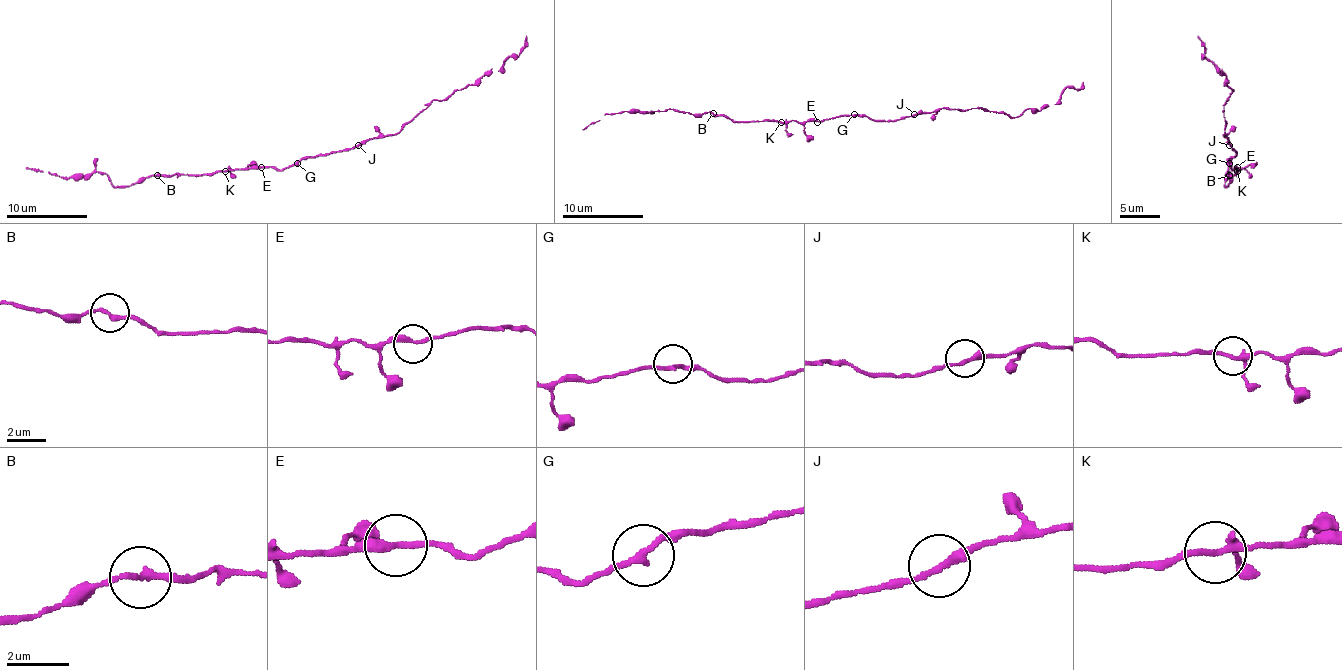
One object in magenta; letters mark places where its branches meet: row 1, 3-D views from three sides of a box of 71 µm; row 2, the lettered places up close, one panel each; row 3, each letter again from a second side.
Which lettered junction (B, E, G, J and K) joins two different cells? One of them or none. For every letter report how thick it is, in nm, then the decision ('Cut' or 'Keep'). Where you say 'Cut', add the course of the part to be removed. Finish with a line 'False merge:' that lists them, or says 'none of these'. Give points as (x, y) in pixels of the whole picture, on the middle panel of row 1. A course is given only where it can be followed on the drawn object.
B: Thickness 200 nm. Keep
E: Thickness 260 nm. Keep
G: Thickness 200 nm. Keep
J: Thickness 220 nm. Keep
K: Thickness 200 nm. Keep
False merge: none of these

